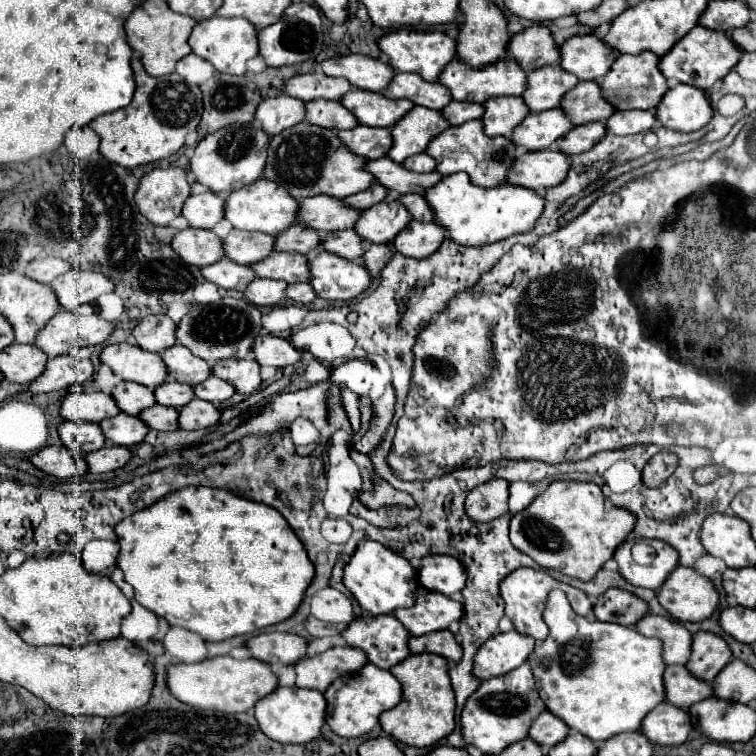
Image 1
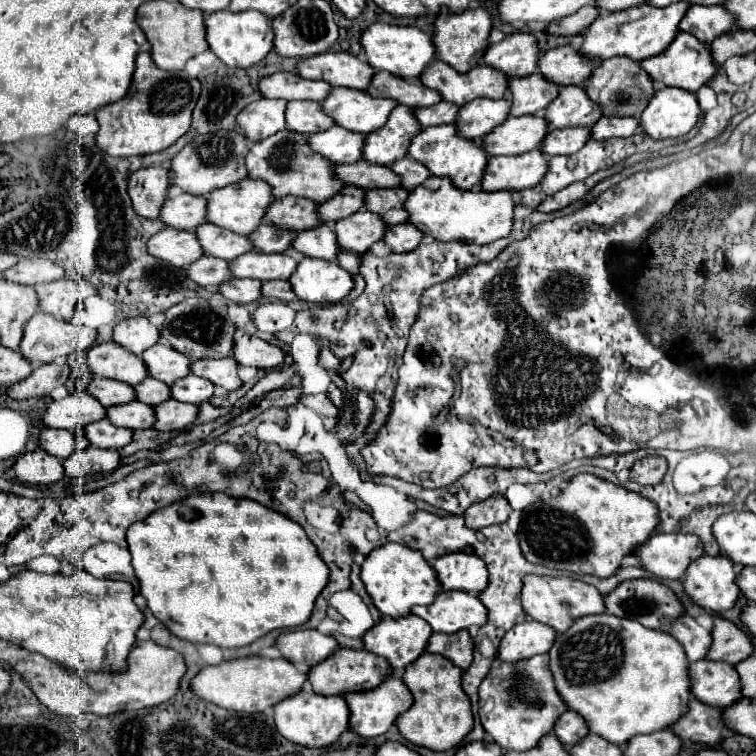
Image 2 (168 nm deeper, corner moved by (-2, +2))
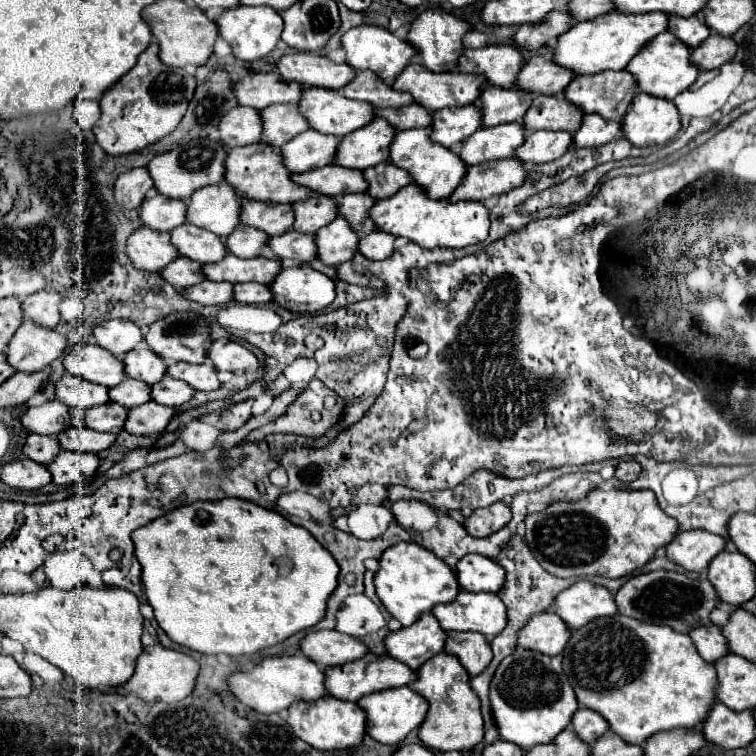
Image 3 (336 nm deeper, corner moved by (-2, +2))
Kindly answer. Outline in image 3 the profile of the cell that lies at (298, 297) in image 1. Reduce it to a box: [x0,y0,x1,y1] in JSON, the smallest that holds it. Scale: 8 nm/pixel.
[234,282,272,304]

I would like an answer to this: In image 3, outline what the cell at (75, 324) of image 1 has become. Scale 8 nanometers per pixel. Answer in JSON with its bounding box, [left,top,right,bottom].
[8,320,68,372]

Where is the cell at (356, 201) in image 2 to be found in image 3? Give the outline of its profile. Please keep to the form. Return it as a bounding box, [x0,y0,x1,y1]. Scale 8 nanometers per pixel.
[292,194,338,234]

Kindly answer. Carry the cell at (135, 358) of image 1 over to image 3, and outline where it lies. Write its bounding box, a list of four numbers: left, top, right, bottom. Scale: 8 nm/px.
[64,344,126,388]

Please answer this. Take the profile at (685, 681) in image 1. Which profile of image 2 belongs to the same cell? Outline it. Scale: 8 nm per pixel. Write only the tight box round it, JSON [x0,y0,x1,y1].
[690,660,742,708]

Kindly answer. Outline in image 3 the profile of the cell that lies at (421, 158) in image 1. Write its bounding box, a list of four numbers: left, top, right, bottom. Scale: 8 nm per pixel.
[364,162,412,200]

